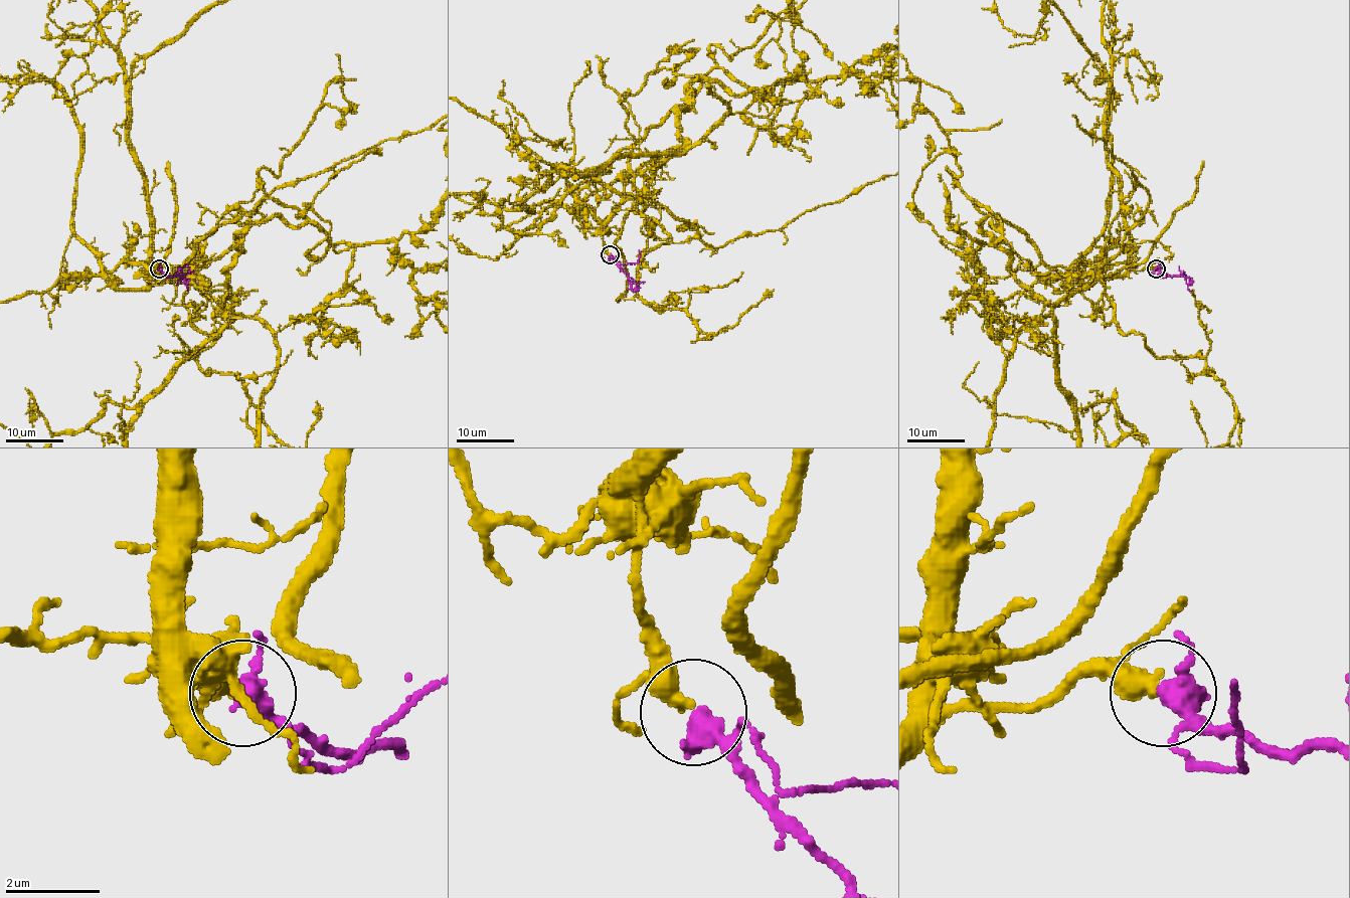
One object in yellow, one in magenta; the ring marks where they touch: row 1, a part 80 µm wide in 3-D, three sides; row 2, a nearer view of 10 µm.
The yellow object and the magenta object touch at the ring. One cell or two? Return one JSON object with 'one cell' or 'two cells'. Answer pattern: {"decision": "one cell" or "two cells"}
{"decision": "one cell"}

